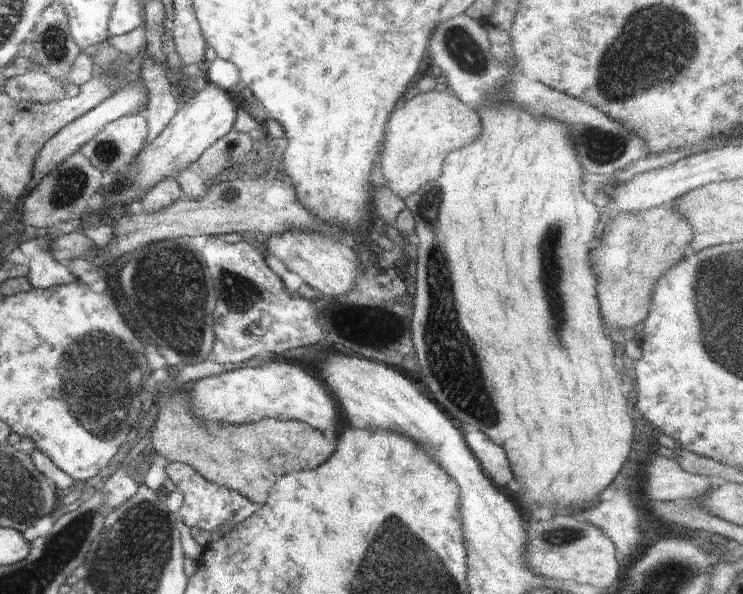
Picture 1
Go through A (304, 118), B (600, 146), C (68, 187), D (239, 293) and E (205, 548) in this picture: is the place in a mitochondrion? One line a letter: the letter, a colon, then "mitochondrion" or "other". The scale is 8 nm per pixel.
A: mitochondrion
B: mitochondrion
C: mitochondrion
D: mitochondrion
E: other

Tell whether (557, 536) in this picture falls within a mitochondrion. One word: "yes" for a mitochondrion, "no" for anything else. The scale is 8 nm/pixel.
yes

